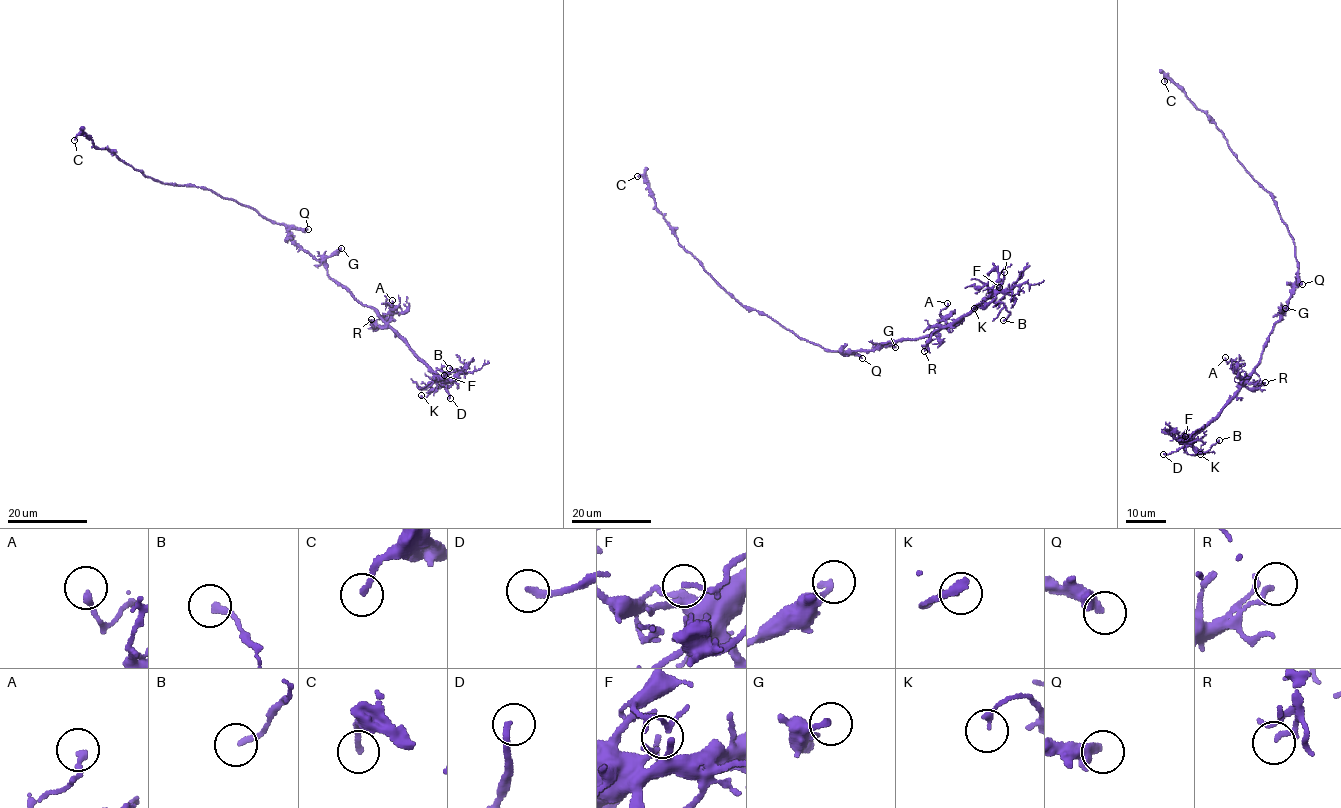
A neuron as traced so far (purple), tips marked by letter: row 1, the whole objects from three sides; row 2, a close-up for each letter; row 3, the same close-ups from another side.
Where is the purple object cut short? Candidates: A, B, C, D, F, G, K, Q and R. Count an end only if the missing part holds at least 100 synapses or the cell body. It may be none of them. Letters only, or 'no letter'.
D

